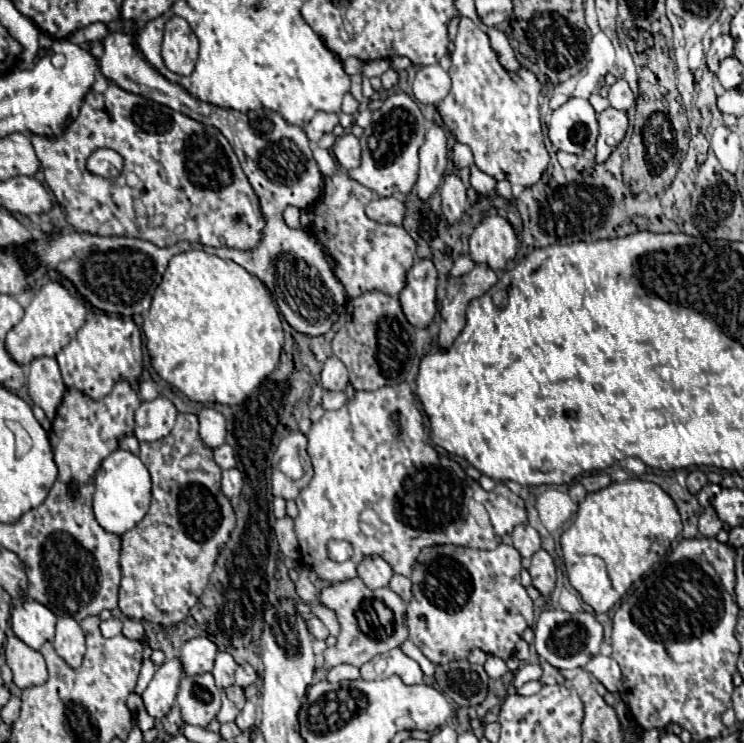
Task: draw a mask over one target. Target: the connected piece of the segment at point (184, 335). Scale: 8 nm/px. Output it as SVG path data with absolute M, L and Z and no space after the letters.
M189 250L169 260L143 320L155 372L191 402L241 404L277 366L283 348L279 312L265 284L233 260Z

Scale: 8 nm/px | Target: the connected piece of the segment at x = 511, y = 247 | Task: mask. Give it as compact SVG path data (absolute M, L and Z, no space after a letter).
M487 216L469 238L469 258L477 264L485 262L495 272L503 272L515 256L517 244L515 230L505 218Z

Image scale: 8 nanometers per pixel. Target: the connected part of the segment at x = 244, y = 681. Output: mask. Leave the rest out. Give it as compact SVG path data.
M249 664L237 666L237 672L235 672L235 682L237 682L237 686L247 688L247 686L255 684L255 680L257 680L257 672L255 672Z

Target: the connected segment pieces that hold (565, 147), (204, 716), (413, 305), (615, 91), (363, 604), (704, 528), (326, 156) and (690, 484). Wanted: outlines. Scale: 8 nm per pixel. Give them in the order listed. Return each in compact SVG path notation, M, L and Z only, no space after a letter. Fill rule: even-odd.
M569 98L563 106L553 110L549 122L549 140L557 150L579 156L595 146L597 134L597 116L587 100Z
M209 672L189 676L185 674L177 692L181 718L193 726L207 726L221 708L221 690L215 686Z
M417 260L405 276L405 288L399 294L399 302L405 318L417 326L427 328L437 312L435 302L437 270L431 260Z
M617 80L611 88L609 88L609 94L607 94L609 102L613 108L617 110L629 110L633 104L635 104L635 98L633 98L633 92L629 88L629 84L625 80Z
M355 576L351 580L343 580L343 582L325 586L319 594L319 604L333 610L341 624L341 634L337 636L337 644L323 652L323 660L325 660L327 668L333 668L339 664L361 666L361 664L369 662L369 658L389 652L407 640L407 630L405 630L405 606L407 604L389 588L377 588L371 592L363 584L363 580L359 576ZM373 602L381 602L393 612L393 620L389 624L385 624L379 618L377 610L373 608Z
M711 506L705 508L705 512L703 512L701 518L699 518L699 532L701 532L703 536L707 536L707 538L715 538L721 528L723 528L723 522L717 518L715 510L713 510Z
M313 146L313 156L315 156L315 160L317 160L319 170L321 170L323 176L329 176L329 174L333 174L333 170L337 170L337 164L335 164L333 156L329 154L329 150Z
M691 470L687 476L687 490L691 494L697 494L707 484L707 476L701 470Z

